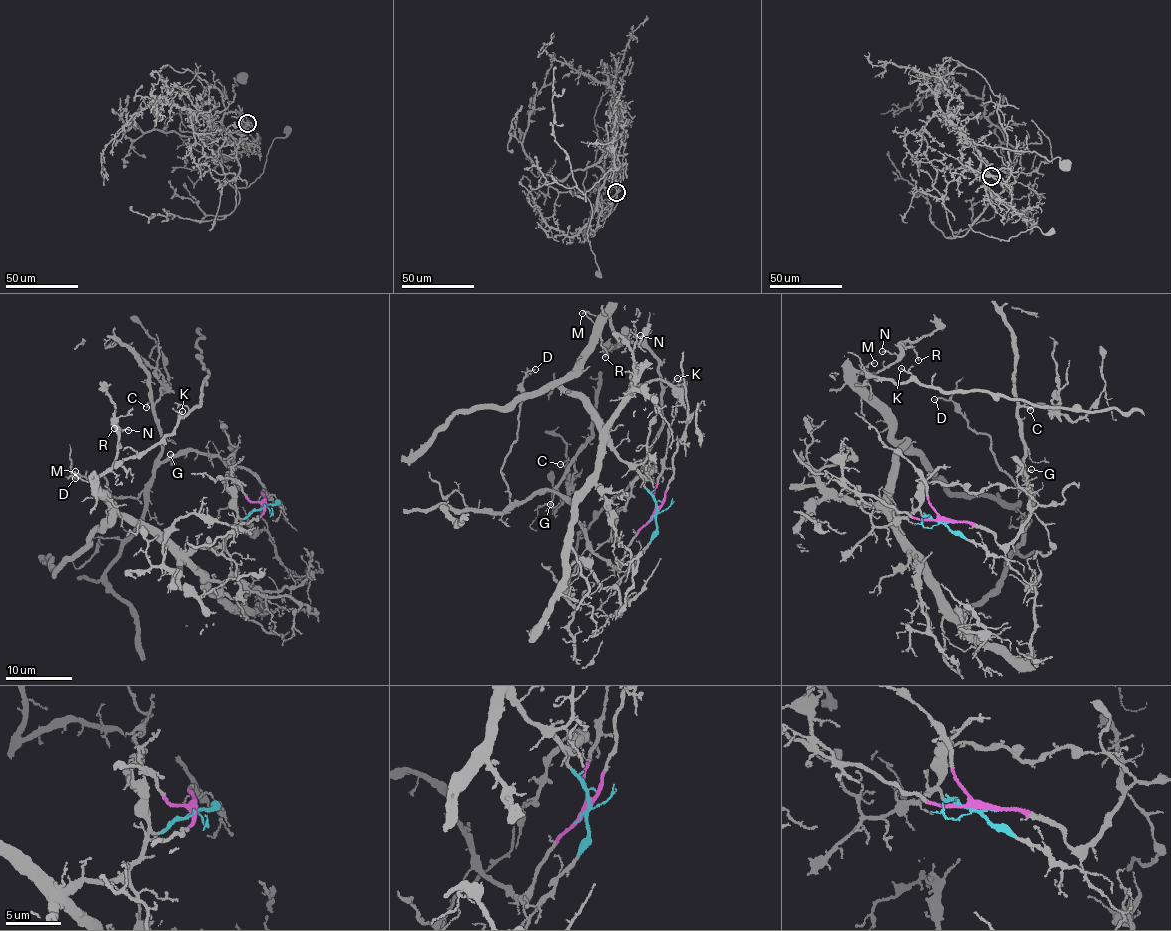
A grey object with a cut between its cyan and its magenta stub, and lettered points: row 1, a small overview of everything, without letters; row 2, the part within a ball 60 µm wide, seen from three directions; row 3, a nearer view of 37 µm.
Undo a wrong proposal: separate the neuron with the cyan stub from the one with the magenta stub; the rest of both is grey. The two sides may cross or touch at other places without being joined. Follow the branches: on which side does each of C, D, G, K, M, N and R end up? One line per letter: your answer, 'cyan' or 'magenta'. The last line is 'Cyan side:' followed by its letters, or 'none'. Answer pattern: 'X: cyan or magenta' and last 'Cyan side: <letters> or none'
C: magenta
D: magenta
G: magenta
K: cyan
M: cyan
N: cyan
R: cyan
Cyan side: K, M, N, R

